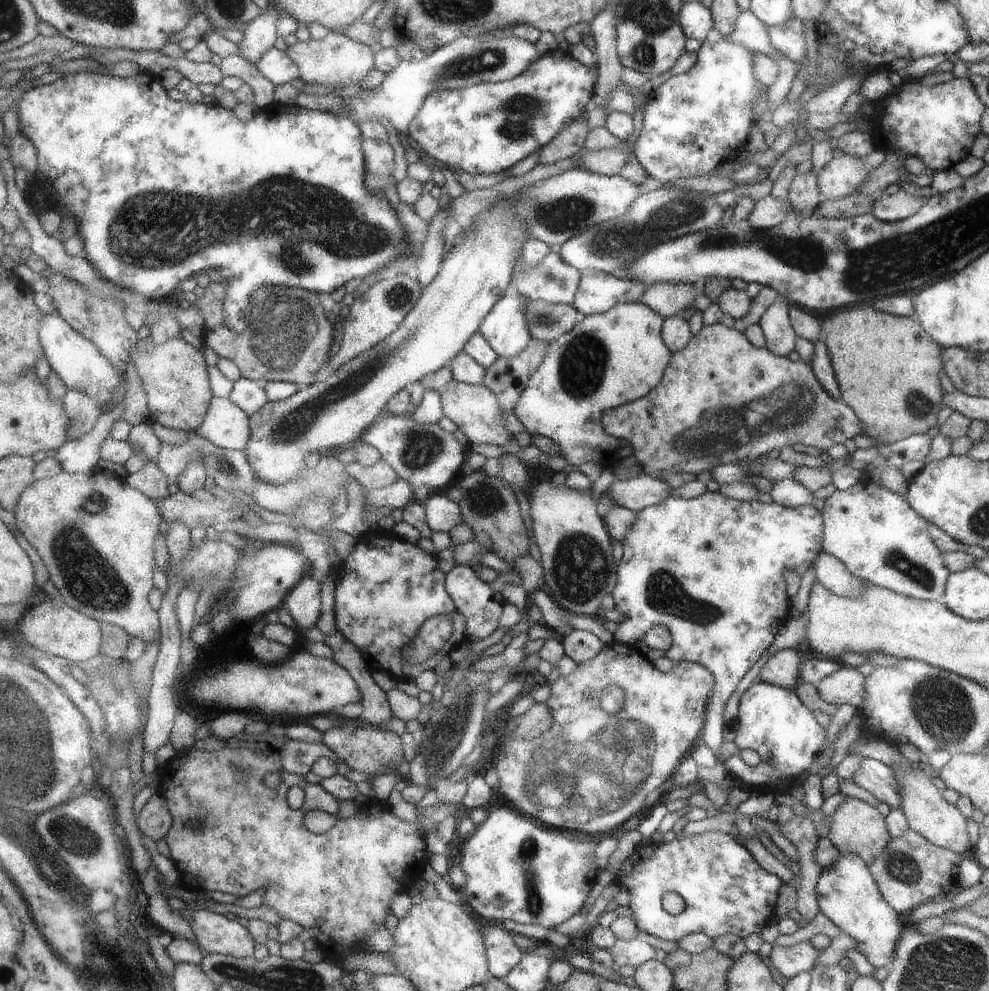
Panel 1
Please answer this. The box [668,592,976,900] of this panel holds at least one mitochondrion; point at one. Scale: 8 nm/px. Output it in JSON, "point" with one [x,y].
{"point":[901,866]}

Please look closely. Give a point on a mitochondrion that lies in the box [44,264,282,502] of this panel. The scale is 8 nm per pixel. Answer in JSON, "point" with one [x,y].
{"point":[223,466]}

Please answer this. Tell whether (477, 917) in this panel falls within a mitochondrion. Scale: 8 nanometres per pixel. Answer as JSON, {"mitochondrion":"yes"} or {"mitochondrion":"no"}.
{"mitochondrion":"no"}

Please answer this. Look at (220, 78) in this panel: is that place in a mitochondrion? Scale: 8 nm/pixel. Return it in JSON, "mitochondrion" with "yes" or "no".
{"mitochondrion":"no"}

